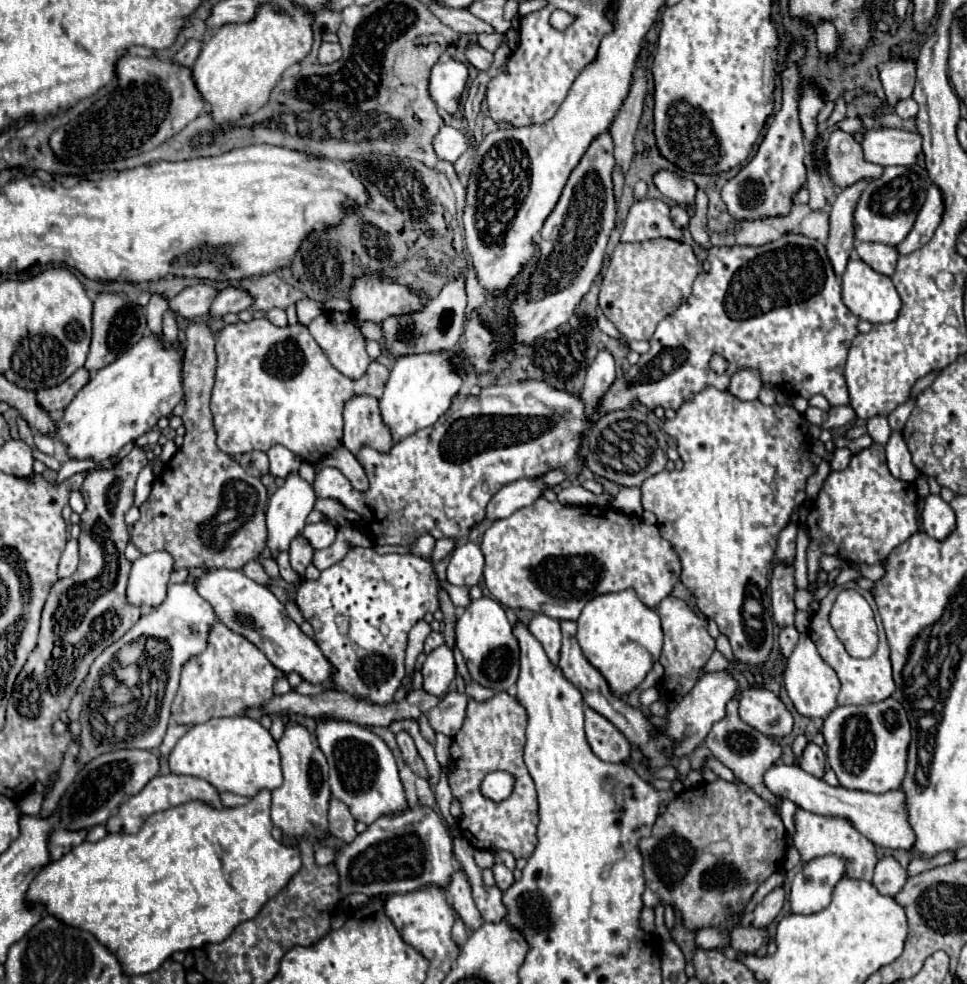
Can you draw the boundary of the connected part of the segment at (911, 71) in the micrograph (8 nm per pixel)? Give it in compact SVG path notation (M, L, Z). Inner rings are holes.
M907 59L889 61L879 67L879 77L885 89L885 103L879 107L879 111L887 107L891 109L897 101L911 97L915 83L915 63Z

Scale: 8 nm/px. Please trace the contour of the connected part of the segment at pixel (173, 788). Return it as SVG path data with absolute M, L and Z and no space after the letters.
M175 773L157 775L157 777L153 777L137 795L133 795L129 801L125 801L125 803L119 807L119 813L107 821L107 831L109 831L109 833L137 833L139 827L143 827L143 821L147 821L153 813L165 811L165 809L169 809L169 807L175 807L175 805L193 801L193 799L207 801L207 803L211 803L213 807L219 807L219 809L225 807L225 805L219 801L219 797L217 797L217 789L215 789L213 785L209 785L207 781L199 779L199 777L175 775Z

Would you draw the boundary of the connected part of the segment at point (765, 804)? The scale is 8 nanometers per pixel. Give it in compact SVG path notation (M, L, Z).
M715 779L711 783L703 783L701 787L685 789L683 793L675 795L675 799L667 805L667 811L657 817L651 835L639 841L645 875L643 903L647 907L655 907L657 903L673 905L681 911L685 927L693 931L709 925L735 927L737 919L733 917L733 913L743 909L743 891L747 905L755 889L779 867L783 867L783 859L787 853L787 833L777 813L779 805L781 799L775 807L769 801L761 799L745 783L731 783L725 779Z

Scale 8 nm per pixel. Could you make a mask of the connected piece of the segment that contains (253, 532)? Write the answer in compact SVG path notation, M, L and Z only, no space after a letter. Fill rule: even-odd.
M191 321L185 333L185 441L165 469L155 477L149 499L139 507L141 517L131 529L131 541L141 549L141 553L153 553L159 549L169 551L175 557L175 569L191 569L199 565L207 569L241 569L265 549L267 491L257 477L247 475L243 467L227 453L219 451L215 443L213 415L209 409L217 365L215 333L203 321Z

